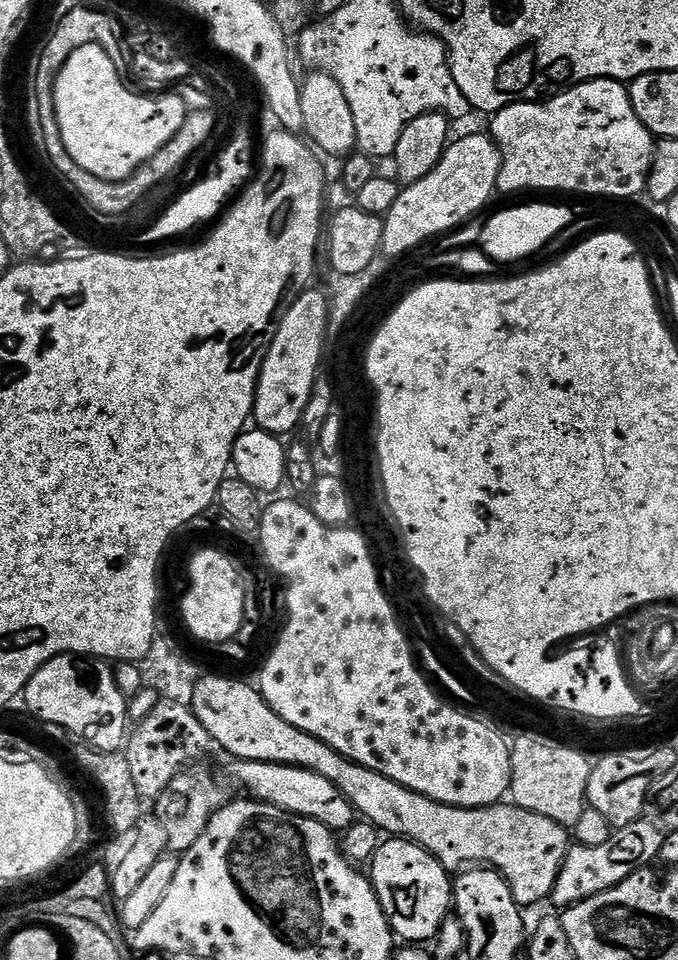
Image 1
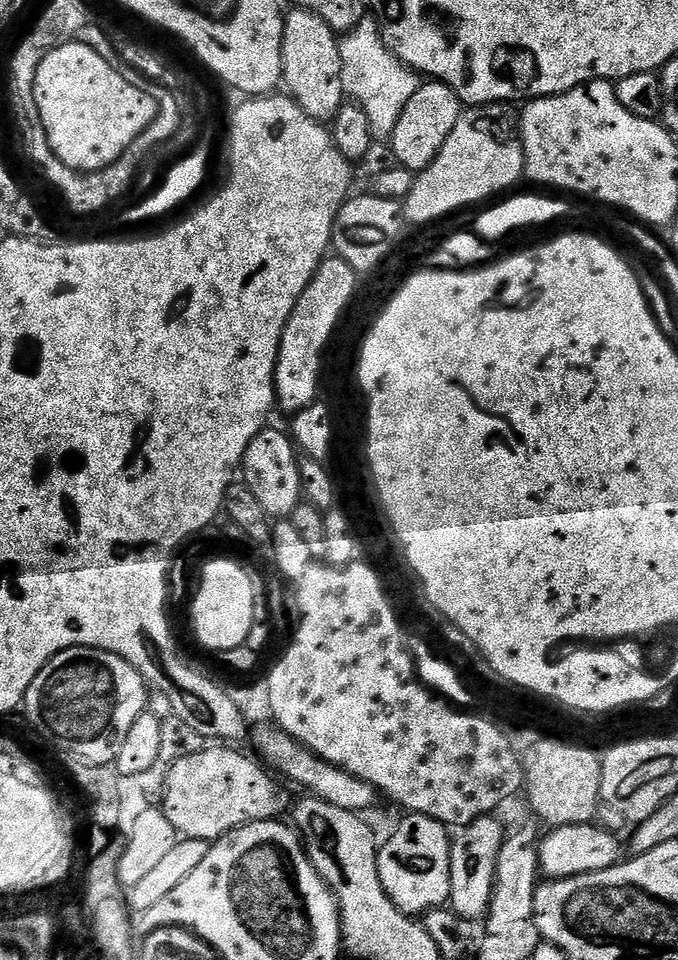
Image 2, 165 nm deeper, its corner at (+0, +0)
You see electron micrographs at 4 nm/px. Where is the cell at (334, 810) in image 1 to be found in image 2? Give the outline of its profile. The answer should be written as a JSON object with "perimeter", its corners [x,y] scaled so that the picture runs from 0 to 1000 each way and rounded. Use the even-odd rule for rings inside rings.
{"perimeter":[[[302,777],[295,783],[268,790],[249,799],[243,811],[243,827],[239,836],[245,852],[257,859],[257,865],[267,872],[279,875],[323,875],[339,865],[363,860],[382,854],[404,854],[417,851],[419,825],[409,809],[382,791],[370,786],[358,788],[347,783],[342,777]]]}

